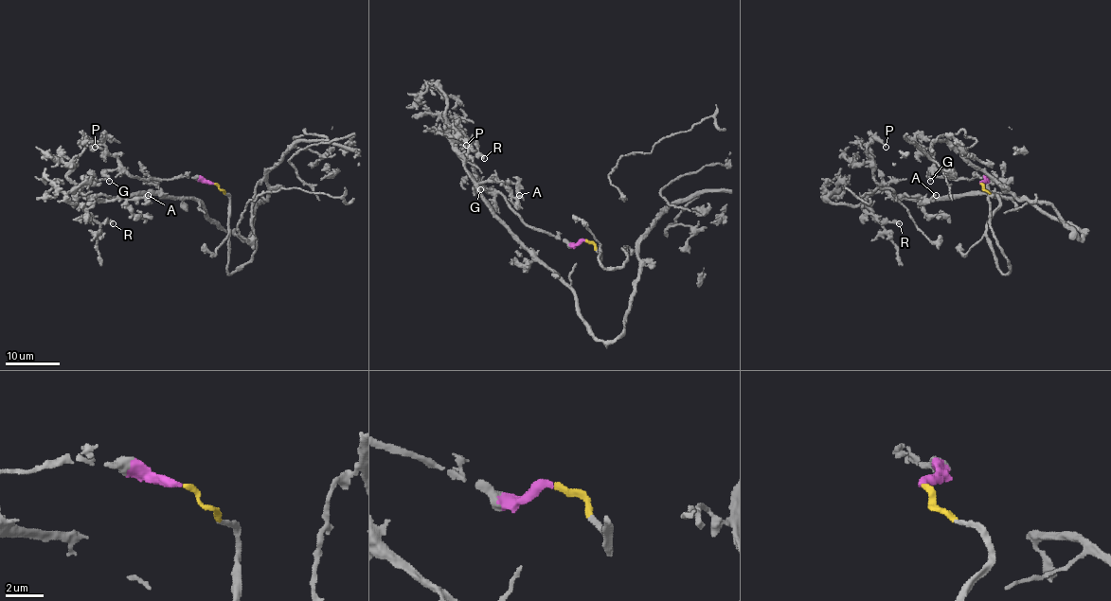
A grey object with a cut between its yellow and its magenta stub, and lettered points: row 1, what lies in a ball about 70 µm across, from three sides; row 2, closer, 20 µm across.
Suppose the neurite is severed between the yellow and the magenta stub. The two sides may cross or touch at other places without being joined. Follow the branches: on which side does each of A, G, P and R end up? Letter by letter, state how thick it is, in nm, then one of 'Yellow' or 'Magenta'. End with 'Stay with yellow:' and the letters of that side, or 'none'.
A: Thickness 280 nm. Yellow
G: Thickness 190 nm. Magenta
P: Thickness 200 nm. Yellow
R: Thickness 280 nm. Yellow
Stay with yellow: A, P, R

